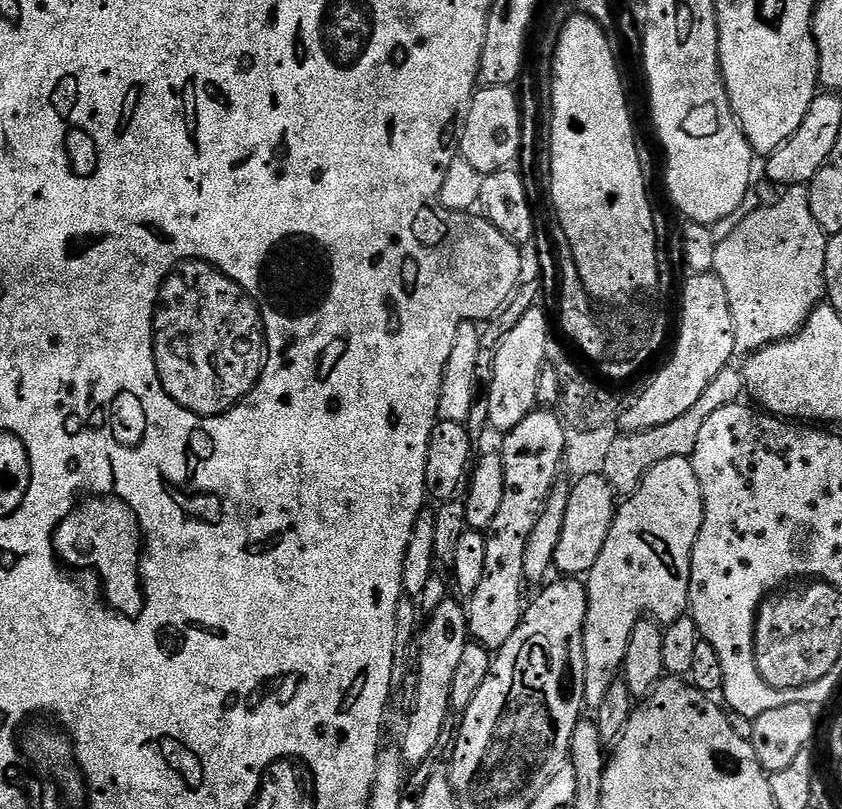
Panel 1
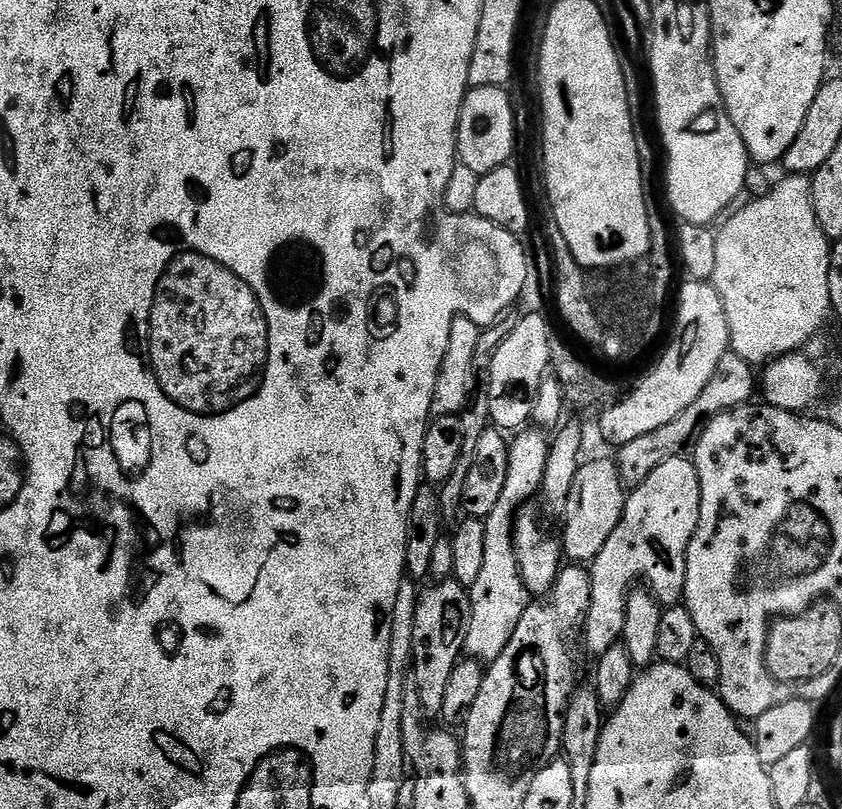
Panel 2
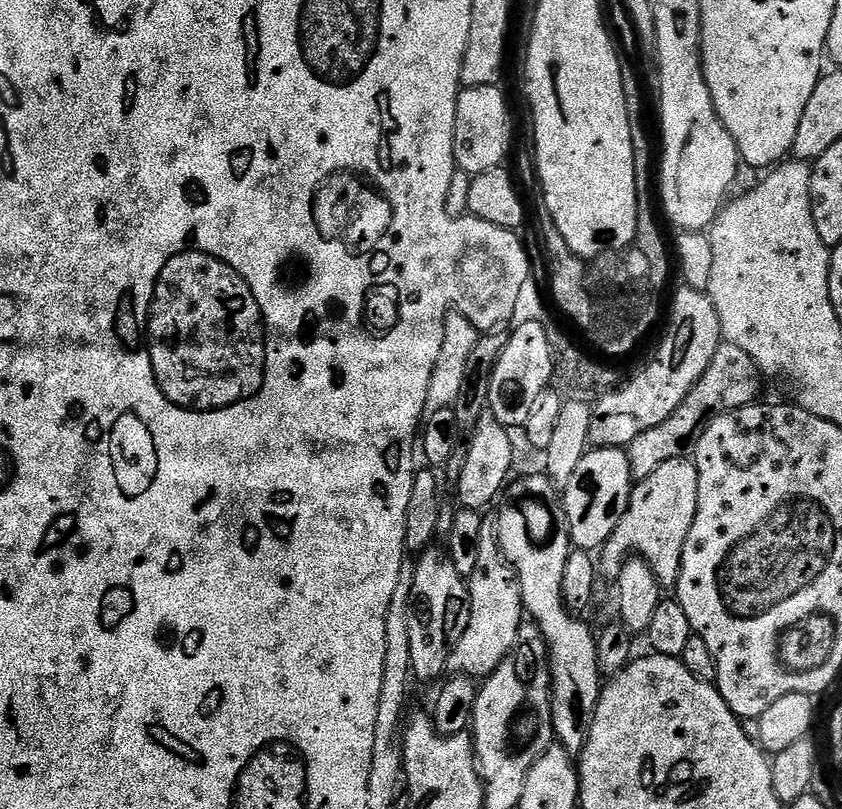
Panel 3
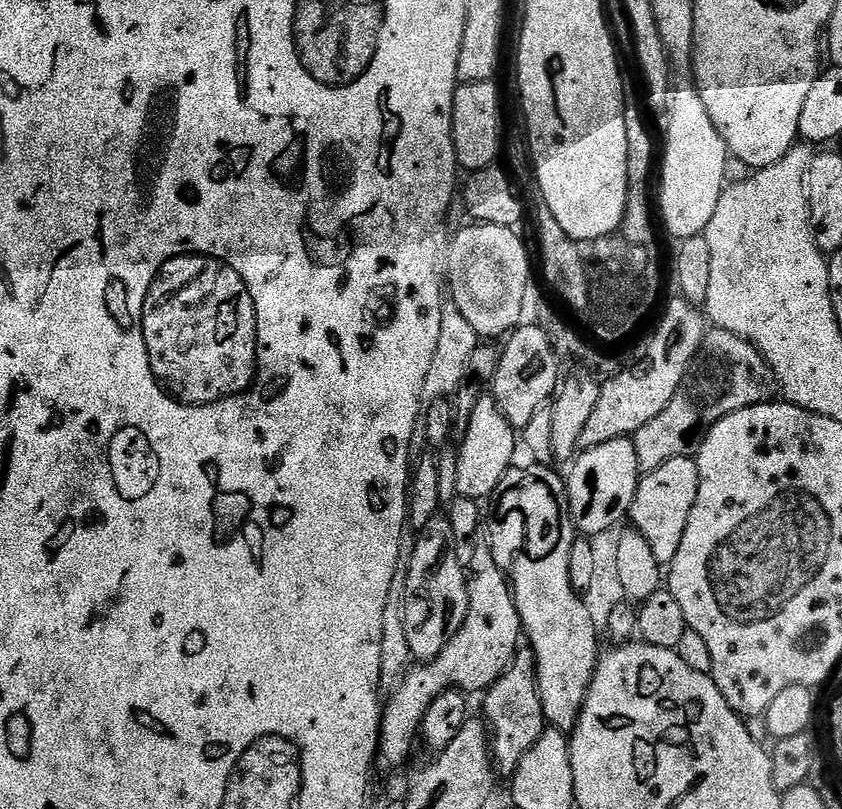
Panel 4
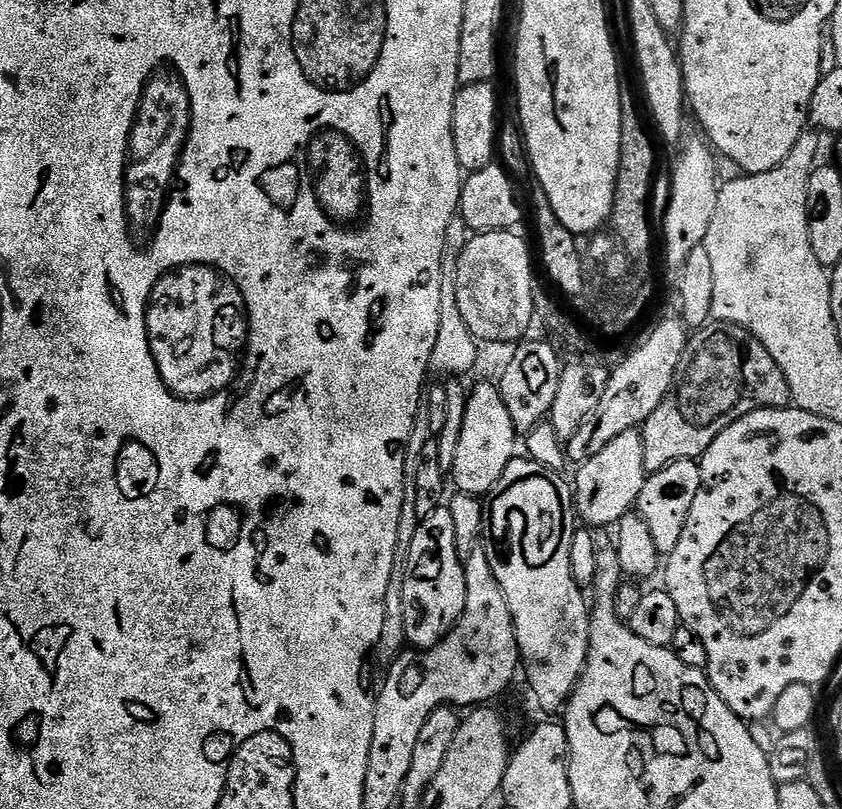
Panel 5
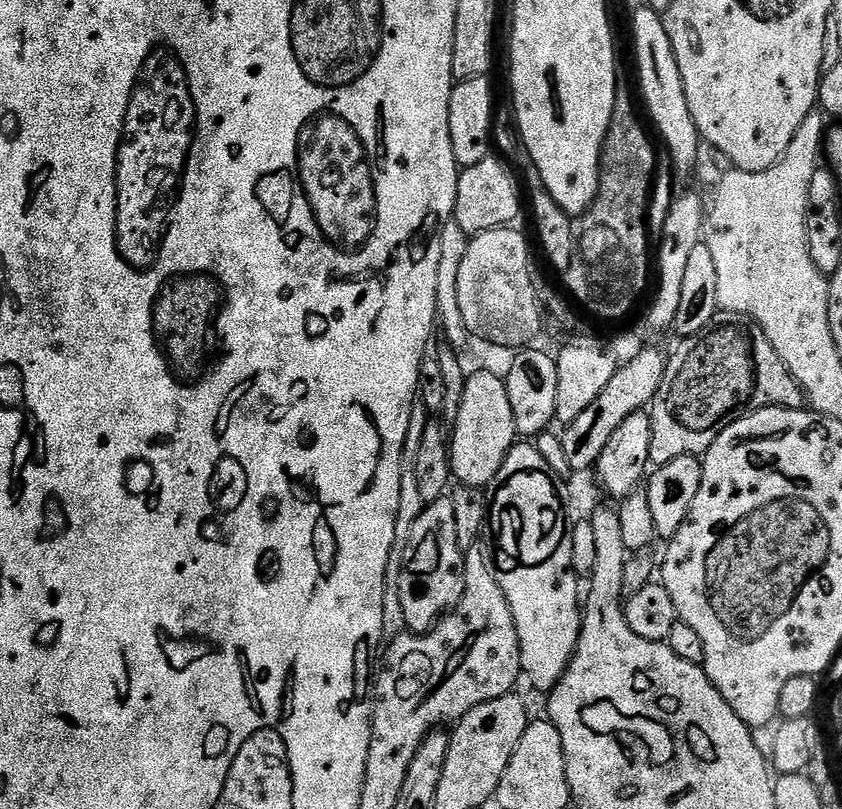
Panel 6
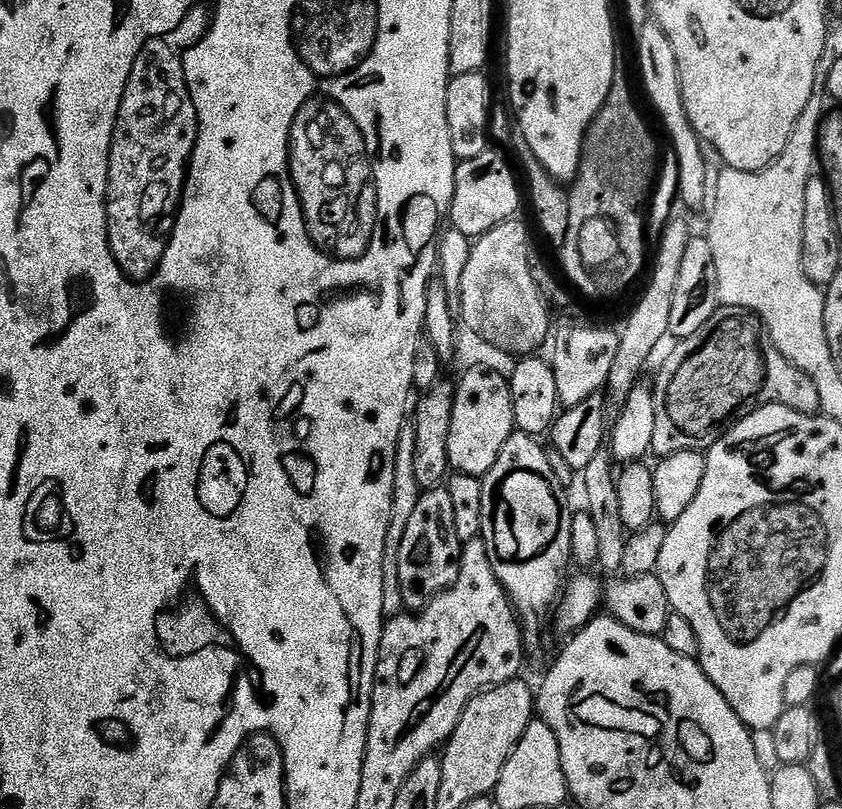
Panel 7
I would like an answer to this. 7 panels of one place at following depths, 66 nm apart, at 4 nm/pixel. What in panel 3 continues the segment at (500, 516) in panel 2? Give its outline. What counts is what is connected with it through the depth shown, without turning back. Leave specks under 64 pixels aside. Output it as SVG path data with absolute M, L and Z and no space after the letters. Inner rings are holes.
M486 522L482 526L478 562L474 566L474 574L467 577L466 583L470 594L470 622L466 626L466 634L462 634L458 646L454 646L448 667L456 674L487 678L512 653L518 630L526 616L520 583L511 562L504 557L504 551L500 548L495 523Z

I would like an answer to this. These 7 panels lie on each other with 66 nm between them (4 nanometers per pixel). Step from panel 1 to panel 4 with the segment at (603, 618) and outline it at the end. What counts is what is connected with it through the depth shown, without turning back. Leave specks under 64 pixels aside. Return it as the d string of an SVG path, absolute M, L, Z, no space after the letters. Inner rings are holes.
M690 456L670 458L670 462L662 462L658 470L641 475L630 513L631 527L650 542L650 550L654 550L654 558L658 558L661 566L671 565L674 554L678 554L678 546L682 546L682 534L686 534L694 498L698 498L699 481L698 466Z

